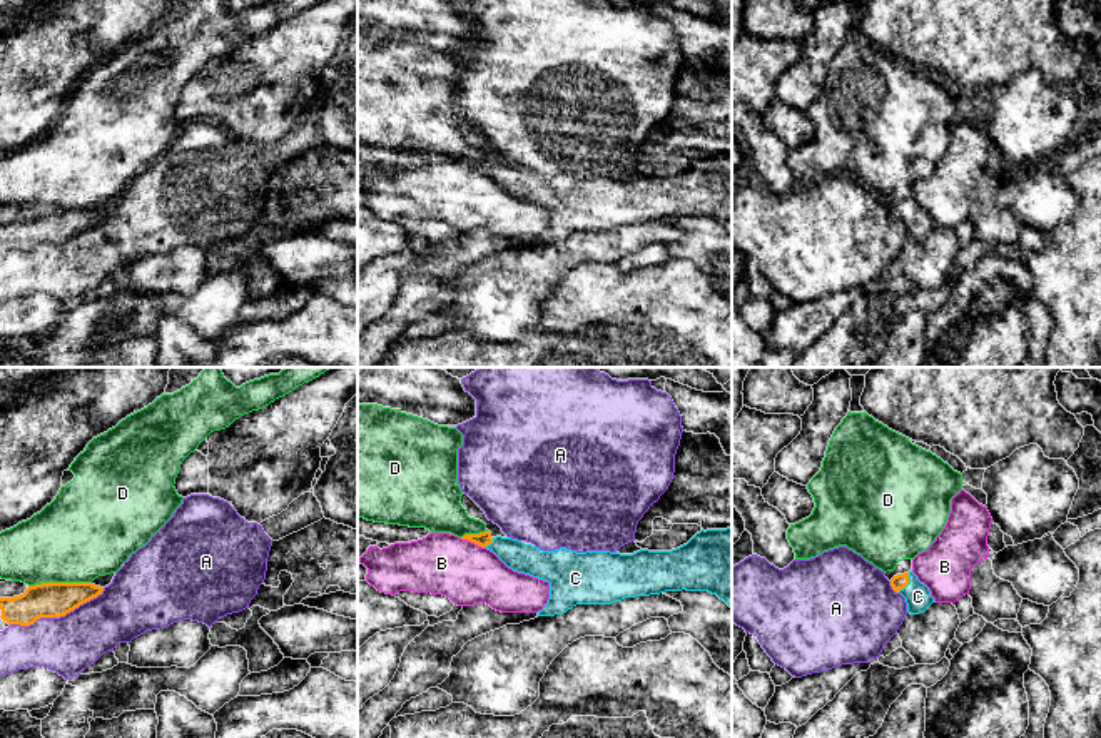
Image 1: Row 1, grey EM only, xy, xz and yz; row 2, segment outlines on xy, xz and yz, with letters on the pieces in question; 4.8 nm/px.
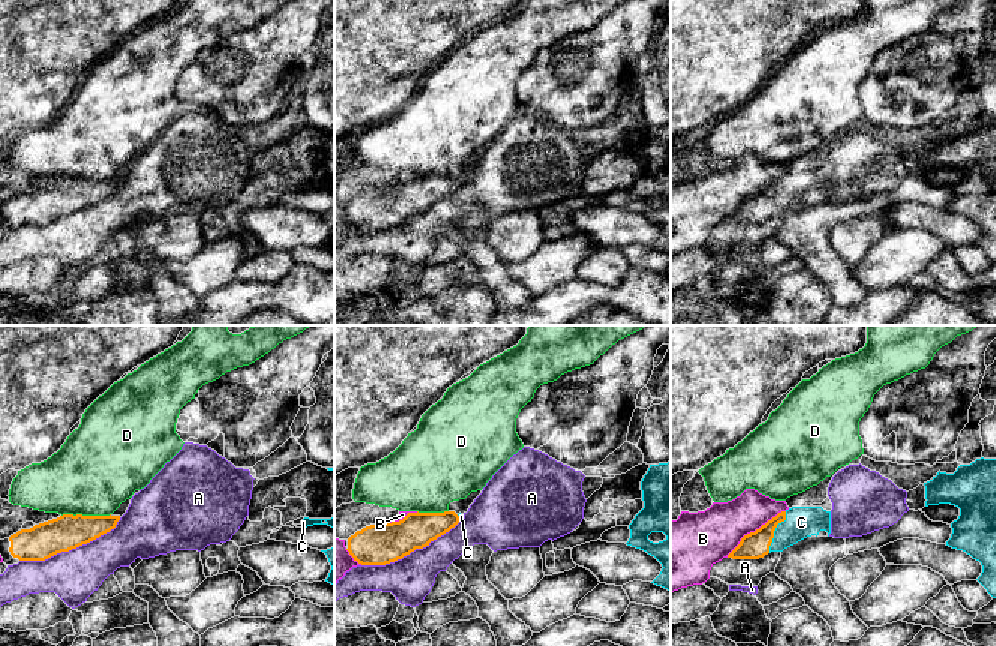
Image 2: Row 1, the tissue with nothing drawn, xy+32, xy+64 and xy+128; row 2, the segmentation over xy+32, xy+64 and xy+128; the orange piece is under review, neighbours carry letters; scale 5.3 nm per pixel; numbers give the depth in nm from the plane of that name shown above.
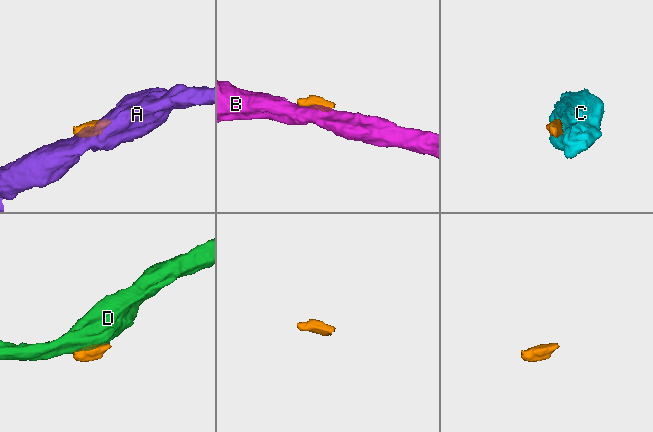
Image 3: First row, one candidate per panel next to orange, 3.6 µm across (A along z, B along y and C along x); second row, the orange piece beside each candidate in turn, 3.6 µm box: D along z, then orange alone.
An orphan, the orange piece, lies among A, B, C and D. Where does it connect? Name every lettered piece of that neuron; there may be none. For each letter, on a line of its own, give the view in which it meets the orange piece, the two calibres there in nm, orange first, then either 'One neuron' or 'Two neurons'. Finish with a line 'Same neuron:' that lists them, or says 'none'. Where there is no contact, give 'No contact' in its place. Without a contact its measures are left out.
A: Touches orange in xy. Thickness 180 nm (orange) against 280 nm. Two neurons
B: Touches orange in xz. Thickness 70 nm (orange) against 300 nm. Two neurons
C: Touches orange in yz. Thickness 70 nm (orange) against 130 nm. One neuron
D: Touches orange in xy. Thickness 180 nm (orange) against 420 nm. Two neurons
Same neuron: C

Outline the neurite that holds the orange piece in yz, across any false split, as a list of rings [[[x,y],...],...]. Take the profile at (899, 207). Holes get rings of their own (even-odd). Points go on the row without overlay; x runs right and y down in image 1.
[[[912,197],[894,202],[890,212],[896,219],[901,219],[906,224],[907,239],[911,240],[924,239],[936,229],[929,214],[921,209]]]

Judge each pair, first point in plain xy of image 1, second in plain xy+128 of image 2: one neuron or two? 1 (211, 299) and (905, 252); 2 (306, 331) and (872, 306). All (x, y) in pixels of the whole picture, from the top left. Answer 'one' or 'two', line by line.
1: one
2: one

